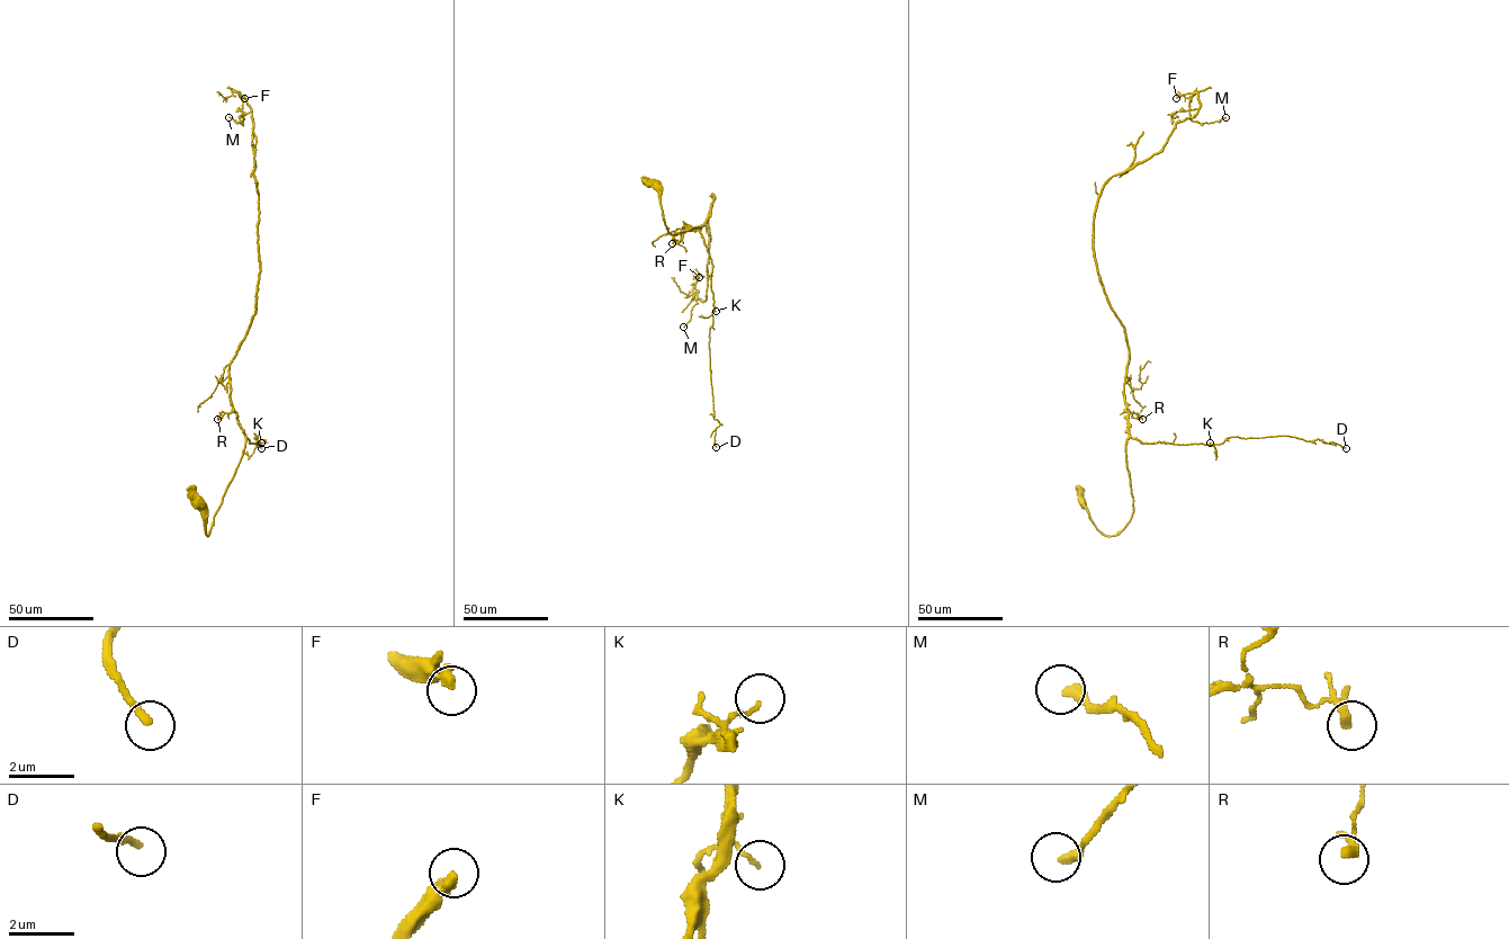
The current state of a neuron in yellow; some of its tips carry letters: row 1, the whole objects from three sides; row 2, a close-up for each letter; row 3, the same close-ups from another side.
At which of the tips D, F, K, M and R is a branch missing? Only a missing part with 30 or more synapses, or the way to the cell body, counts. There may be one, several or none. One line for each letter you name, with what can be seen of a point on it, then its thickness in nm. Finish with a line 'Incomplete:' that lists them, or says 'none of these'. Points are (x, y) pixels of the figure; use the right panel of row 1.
F: (1176, 98) | 360 nm
M: (1225, 117) | 300 nm
Incomplete: F, M

